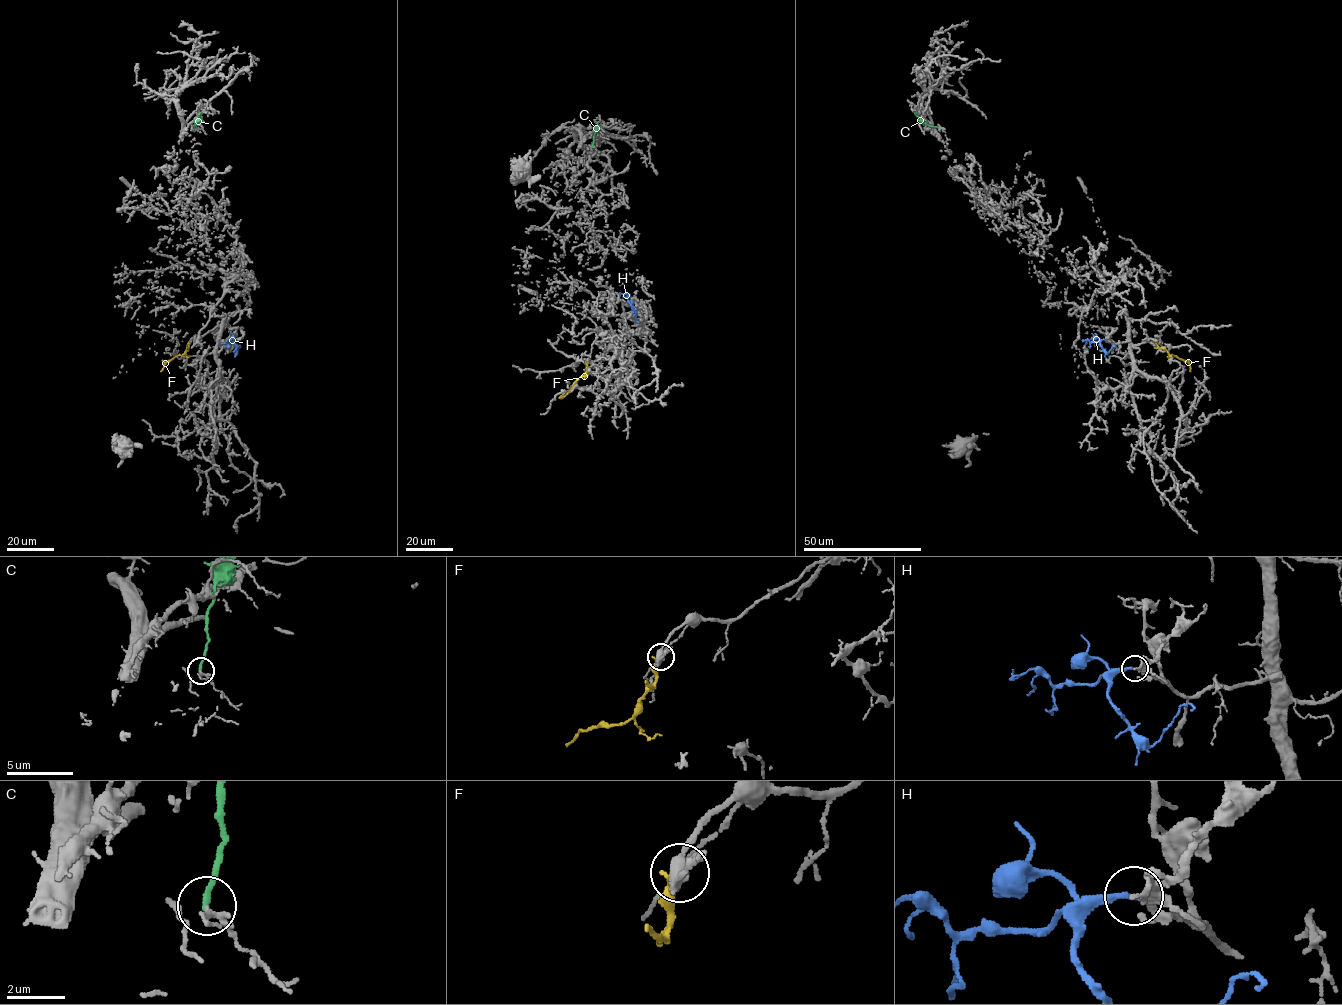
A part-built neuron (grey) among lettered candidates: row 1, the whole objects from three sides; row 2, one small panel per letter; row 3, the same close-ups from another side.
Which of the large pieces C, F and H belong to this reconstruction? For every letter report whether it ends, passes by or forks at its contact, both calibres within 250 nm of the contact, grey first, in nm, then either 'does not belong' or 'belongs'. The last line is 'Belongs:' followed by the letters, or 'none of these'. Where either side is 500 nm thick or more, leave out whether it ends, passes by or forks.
C: it ends there; 140 nm thick on the grey side, 220 nm on the other; does not belong
F: it ends there; 380 nm thick on the grey side, 240 nm on the other; does not belong
H: it ends there; 280 nm thick on the grey side, 200 nm on the other; belongs
Belongs: H

